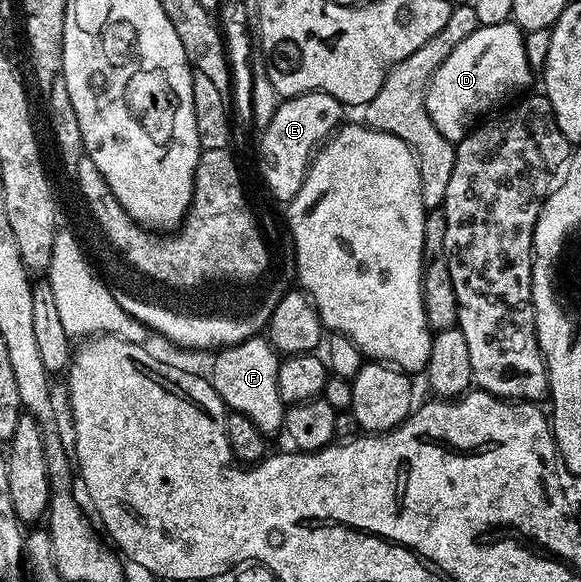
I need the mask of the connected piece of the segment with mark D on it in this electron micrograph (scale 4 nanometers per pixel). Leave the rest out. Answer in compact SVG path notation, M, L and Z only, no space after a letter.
M513 21L479 26L437 68L426 90L425 105L436 129L449 141L462 141L474 119L526 88L534 70L528 63L525 34Z

